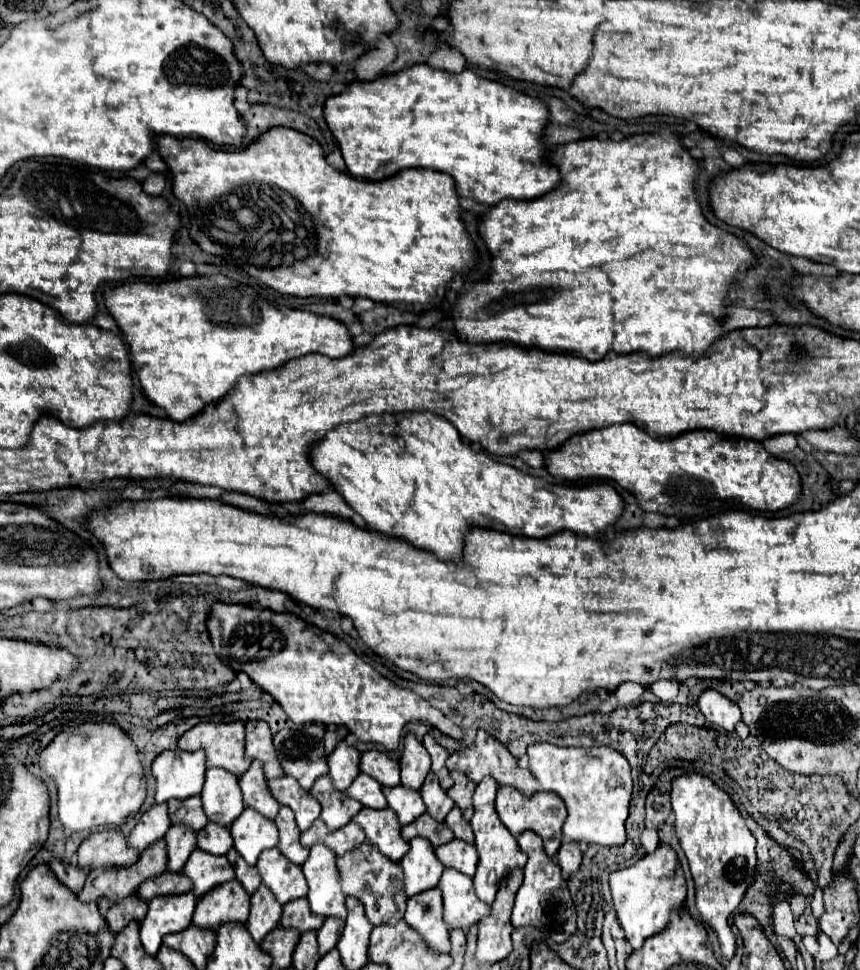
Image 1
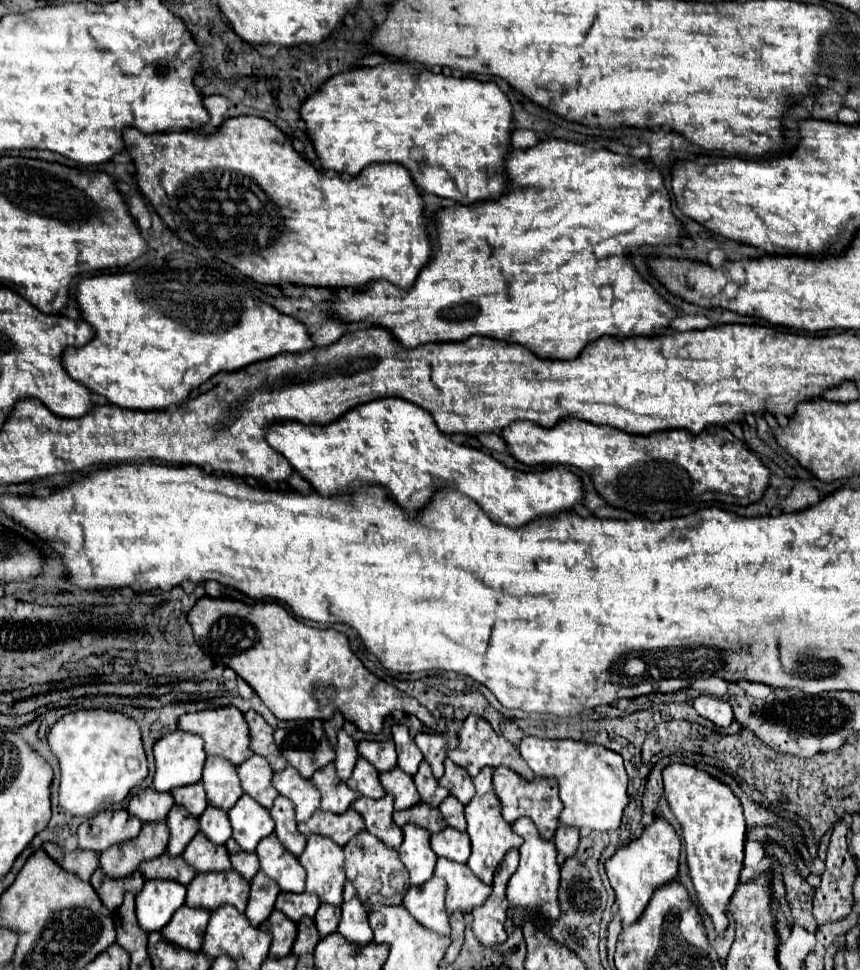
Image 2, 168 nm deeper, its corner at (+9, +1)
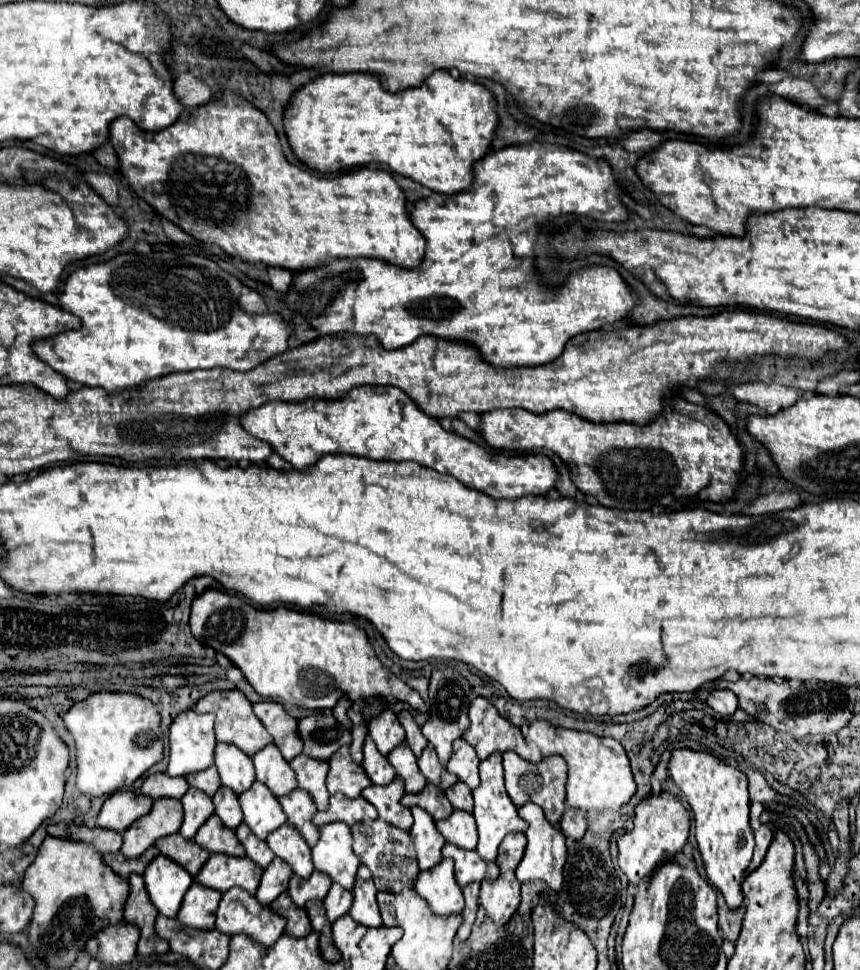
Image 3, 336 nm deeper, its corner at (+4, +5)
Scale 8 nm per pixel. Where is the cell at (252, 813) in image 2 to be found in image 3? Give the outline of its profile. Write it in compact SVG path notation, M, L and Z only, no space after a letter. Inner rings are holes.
M254 782L246 792L240 794L244 822L258 838L266 838L270 832L286 824L286 814L278 798L262 782Z

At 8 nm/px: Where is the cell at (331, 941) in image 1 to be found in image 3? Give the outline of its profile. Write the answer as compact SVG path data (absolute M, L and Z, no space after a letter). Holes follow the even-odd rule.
M332 884L330 892L324 898L324 906L326 906L326 916L330 922L338 920L342 914L346 914L352 906L352 892L344 890L338 884Z

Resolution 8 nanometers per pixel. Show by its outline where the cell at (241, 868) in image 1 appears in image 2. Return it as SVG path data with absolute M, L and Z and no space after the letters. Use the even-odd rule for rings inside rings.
M229 838L229 842L225 844L227 846L227 852L229 852L229 858L231 858L231 864L233 864L233 870L239 872L245 880L251 880L257 870L259 870L259 862L257 862L257 854L245 854L239 850L239 846L233 842L233 838Z

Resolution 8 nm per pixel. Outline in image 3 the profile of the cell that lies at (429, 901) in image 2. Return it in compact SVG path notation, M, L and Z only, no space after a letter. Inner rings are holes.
M444 858L438 866L420 872L414 890L430 902L430 908L440 914L460 914L464 908L462 888L454 878L454 860Z

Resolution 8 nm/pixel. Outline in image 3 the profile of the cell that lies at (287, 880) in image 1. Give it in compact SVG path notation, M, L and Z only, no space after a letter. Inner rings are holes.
M290 824L280 826L272 834L268 834L266 842L276 856L280 856L282 860L286 860L292 866L294 874L298 874L300 878L310 878L310 874L314 870L310 846L304 842L302 834L298 834L298 830L294 826L290 826Z

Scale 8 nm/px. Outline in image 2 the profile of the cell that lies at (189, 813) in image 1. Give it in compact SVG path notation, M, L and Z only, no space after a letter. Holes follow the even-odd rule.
M197 782L195 786L183 786L183 788L177 788L171 792L173 794L173 800L177 806L183 806L191 816L199 818L203 814L203 810L207 808L207 802L205 802L205 790L201 786L201 782Z

